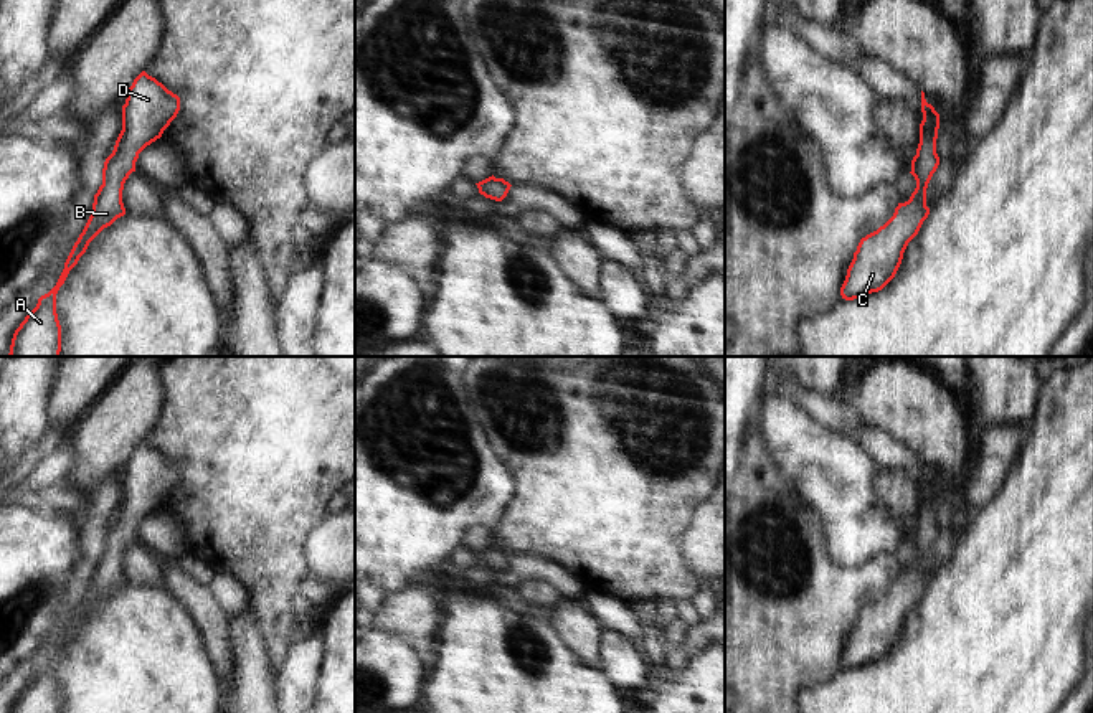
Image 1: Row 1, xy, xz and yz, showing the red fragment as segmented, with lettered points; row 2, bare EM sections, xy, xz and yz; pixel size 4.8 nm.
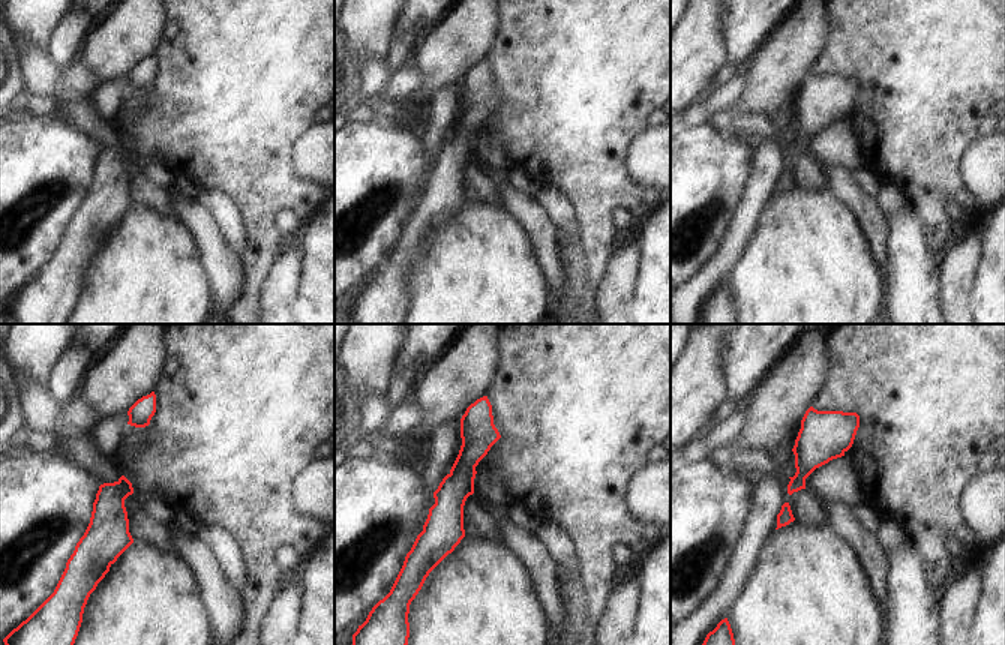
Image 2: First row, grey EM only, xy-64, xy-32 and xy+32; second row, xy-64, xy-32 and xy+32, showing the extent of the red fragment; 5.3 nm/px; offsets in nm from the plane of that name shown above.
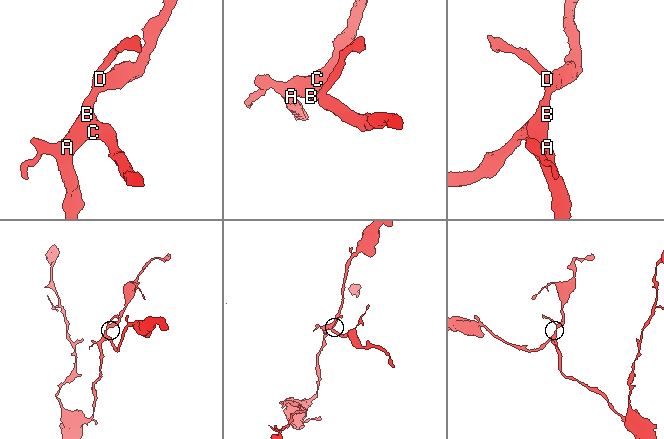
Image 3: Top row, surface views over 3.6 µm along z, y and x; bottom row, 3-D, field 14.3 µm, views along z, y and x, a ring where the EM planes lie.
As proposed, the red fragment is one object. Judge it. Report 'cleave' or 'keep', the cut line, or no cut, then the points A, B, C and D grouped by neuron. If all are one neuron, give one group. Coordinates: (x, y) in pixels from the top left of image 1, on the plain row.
keep; no cut; A B C D

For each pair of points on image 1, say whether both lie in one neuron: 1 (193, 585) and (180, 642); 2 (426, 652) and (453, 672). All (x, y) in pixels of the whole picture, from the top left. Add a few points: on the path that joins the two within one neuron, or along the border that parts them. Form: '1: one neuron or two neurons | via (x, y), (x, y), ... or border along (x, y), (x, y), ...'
1: two neurons | border along (160, 585), (198, 626)
2: two neurons | border along (438, 646), (438, 654), (430, 670)

